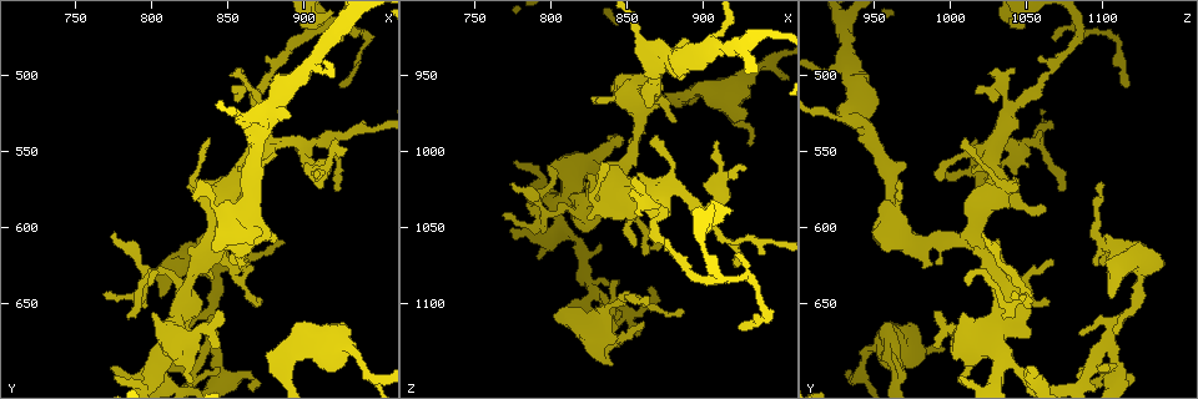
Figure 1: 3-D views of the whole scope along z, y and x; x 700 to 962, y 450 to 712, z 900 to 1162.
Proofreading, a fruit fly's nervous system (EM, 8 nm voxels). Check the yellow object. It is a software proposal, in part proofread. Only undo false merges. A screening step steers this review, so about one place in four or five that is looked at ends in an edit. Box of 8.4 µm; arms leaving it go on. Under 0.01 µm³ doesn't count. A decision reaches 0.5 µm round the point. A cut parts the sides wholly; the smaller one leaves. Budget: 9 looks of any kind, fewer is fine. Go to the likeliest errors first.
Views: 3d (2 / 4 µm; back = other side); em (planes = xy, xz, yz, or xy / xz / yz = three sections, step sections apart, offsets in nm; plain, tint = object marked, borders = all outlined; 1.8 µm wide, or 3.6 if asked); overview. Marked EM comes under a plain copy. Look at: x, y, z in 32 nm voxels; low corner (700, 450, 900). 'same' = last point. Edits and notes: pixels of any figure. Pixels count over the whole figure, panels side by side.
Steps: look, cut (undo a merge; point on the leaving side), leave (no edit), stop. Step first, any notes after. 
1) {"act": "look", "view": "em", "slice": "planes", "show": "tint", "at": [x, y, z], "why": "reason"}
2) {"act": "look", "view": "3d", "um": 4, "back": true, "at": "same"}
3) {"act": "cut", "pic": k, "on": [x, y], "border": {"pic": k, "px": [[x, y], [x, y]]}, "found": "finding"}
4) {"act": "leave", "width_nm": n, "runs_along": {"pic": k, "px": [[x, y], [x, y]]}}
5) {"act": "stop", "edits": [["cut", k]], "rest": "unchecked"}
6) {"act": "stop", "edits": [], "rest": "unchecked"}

{"act": "look", "view": "em", "slice": "planes", "show": "tint", "at": [842, 608, 1014], "why": "four or more arms meet"}

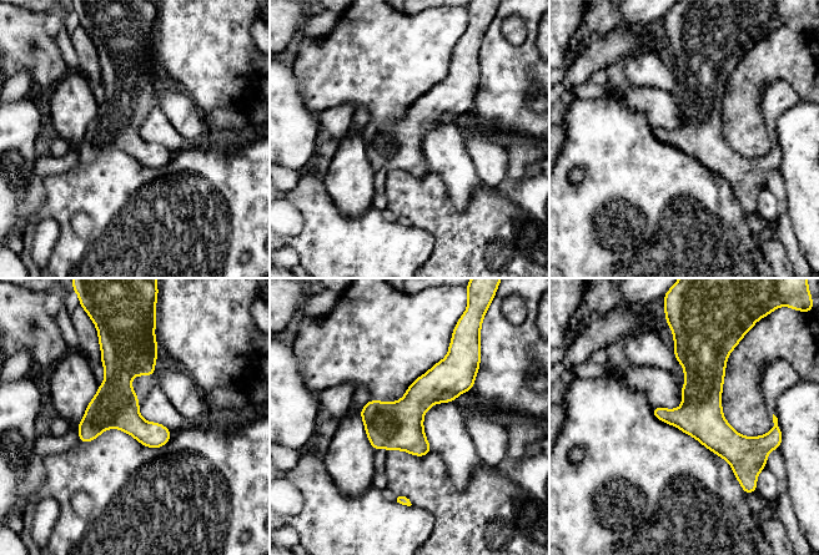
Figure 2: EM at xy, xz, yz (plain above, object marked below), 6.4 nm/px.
{"act": "leave", "runs_along": {"pic": 2, "px": [[683, 343], [738, 474]]}, "found": "continuous, no second cell"}

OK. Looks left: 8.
{"act": "look", "view": "em", "slice": "planes", "show": "tint", "at": [874, 524, 1040]}

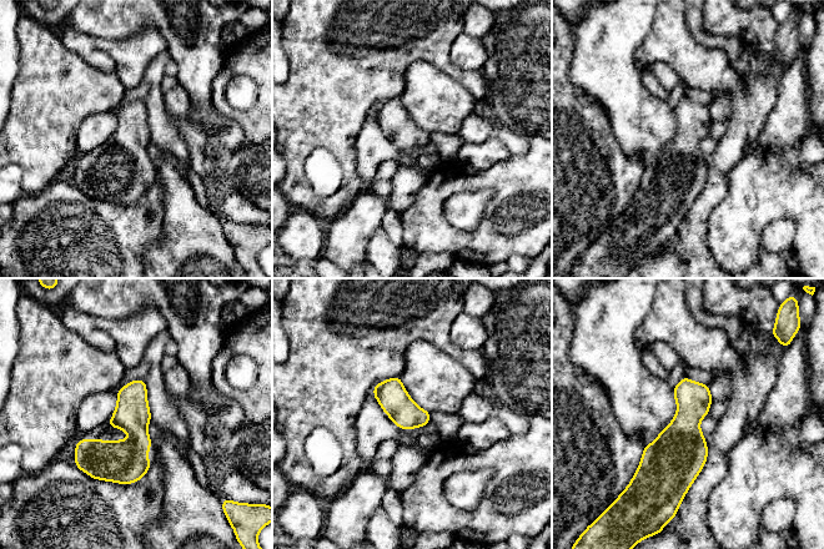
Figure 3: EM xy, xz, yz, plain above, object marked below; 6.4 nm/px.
{"act": "leave", "found": "all the same cell"}

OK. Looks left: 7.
{"act": "look", "view": "3d", "um": 4, "back": true, "at": [830, 690, 1092], "why": "a fork"}

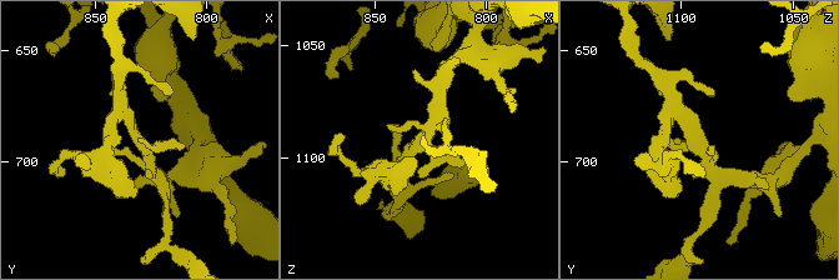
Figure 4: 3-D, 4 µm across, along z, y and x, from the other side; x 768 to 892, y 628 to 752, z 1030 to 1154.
{"act": "look", "view": "em", "slice": "xy", "step": 16, "show": "tint", "at": [828, 693, 1092]}

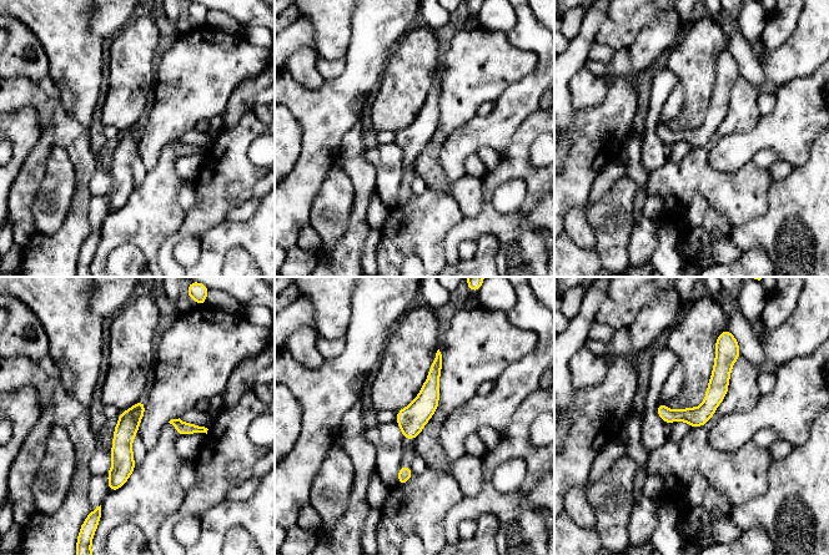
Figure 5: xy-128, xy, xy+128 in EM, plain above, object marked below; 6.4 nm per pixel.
{"act": "look", "view": "em", "slice": "planes", "show": "tint", "at": "same", "why": "another direction"}

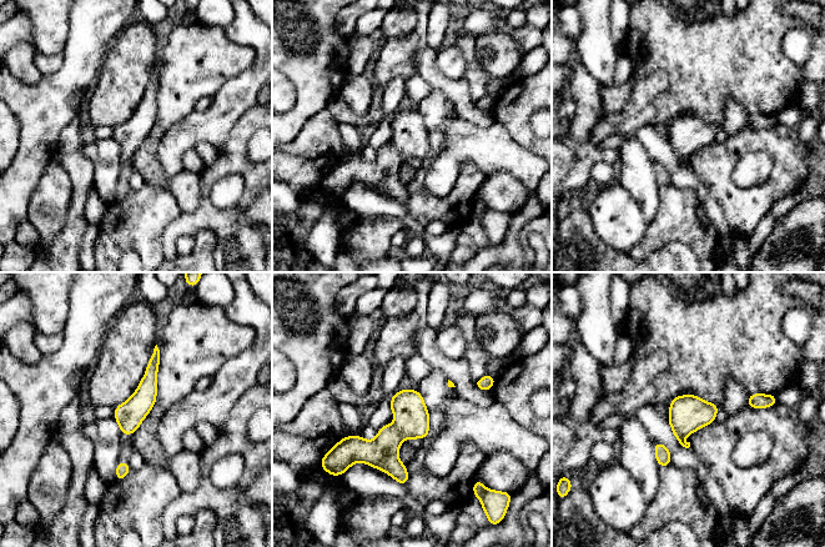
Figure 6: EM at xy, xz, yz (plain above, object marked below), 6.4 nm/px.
{"act": "leave", "runs_along": {"pic": 6, "px": [[418, 397], [376, 451], [348, 451]]}, "found": "continuous, no second cell"}

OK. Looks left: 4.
{"act": "look", "view": "em", "slice": "planes", "show": "borders", "at": [828, 620, 1124], "why": "abrupt turn"}

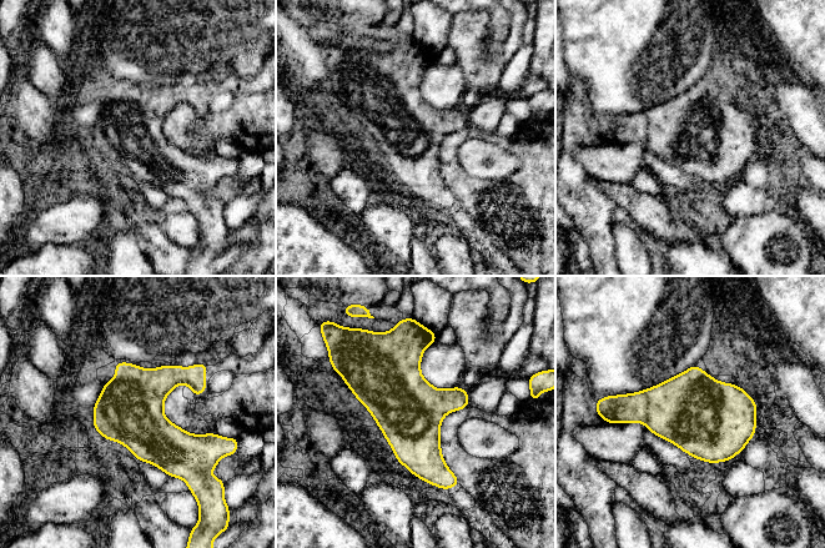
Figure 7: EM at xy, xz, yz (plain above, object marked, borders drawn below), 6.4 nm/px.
{"act": "leave", "width_nm": 420, "found": "one cell here"}

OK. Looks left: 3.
{"act": "stop", "edits": [], "rest": "unchecked"}

